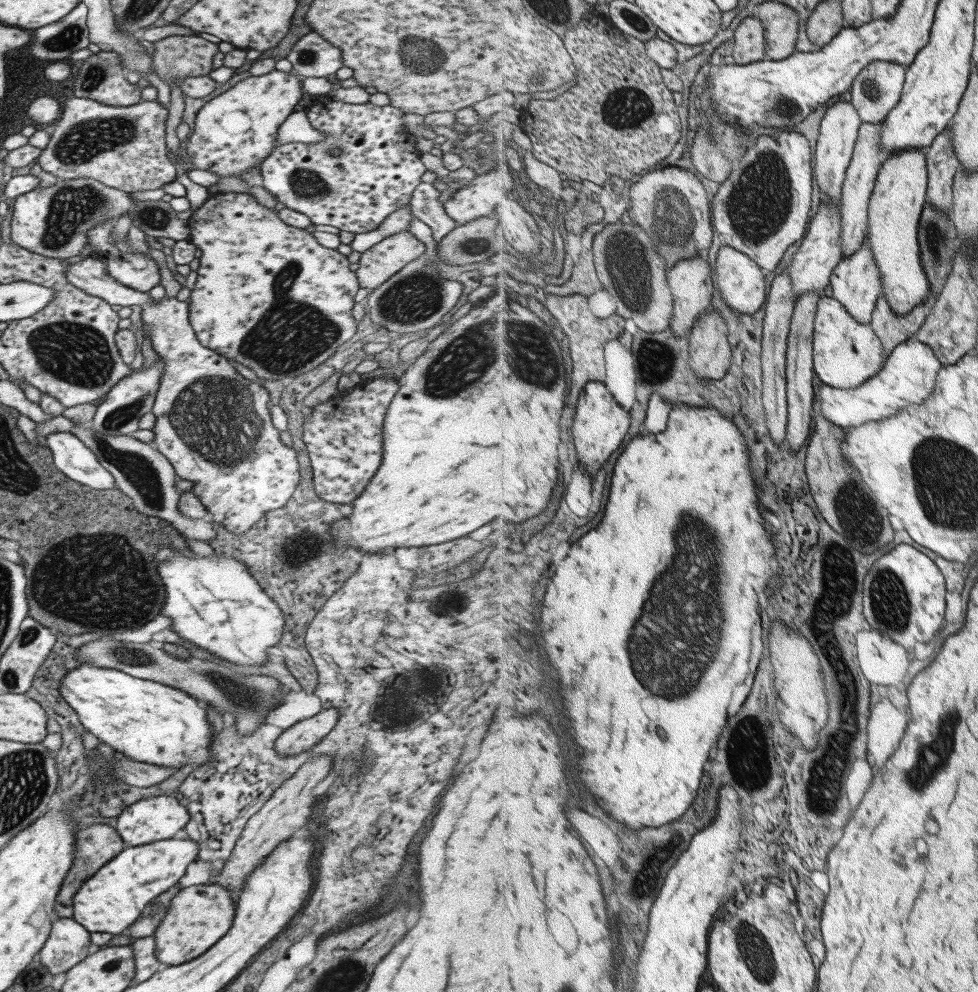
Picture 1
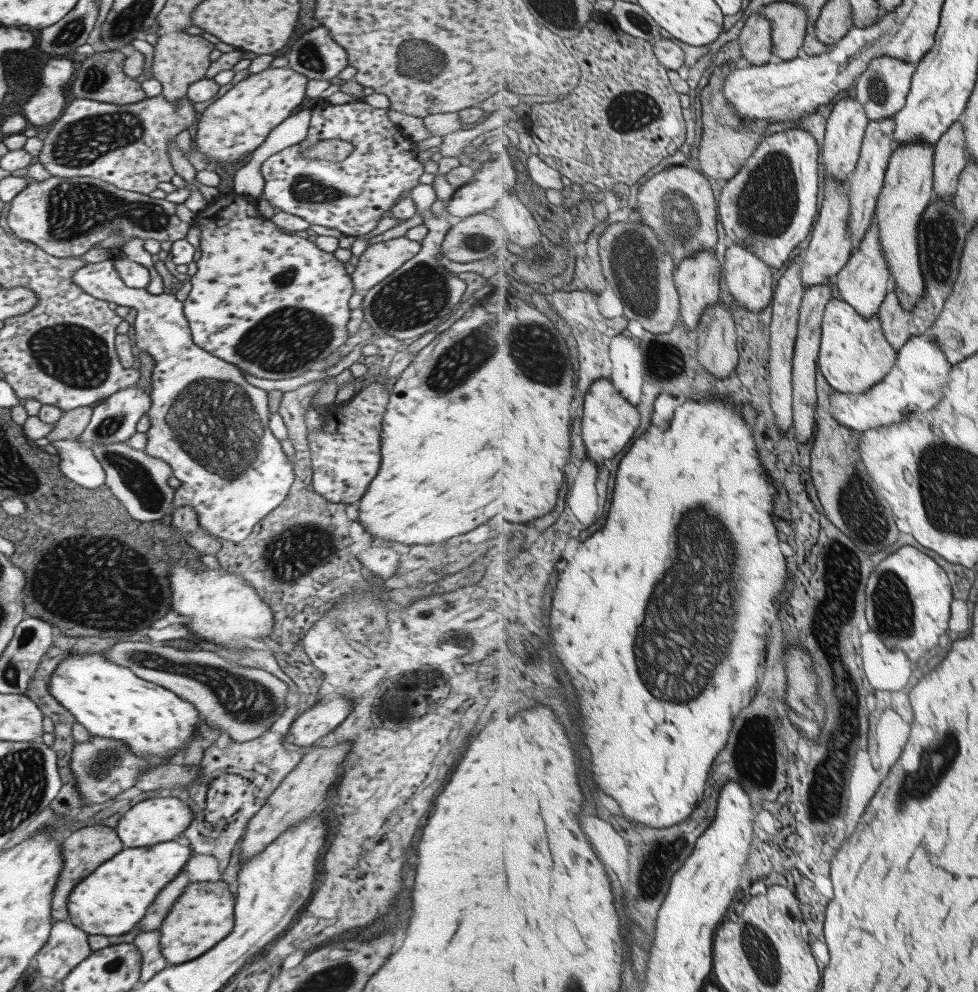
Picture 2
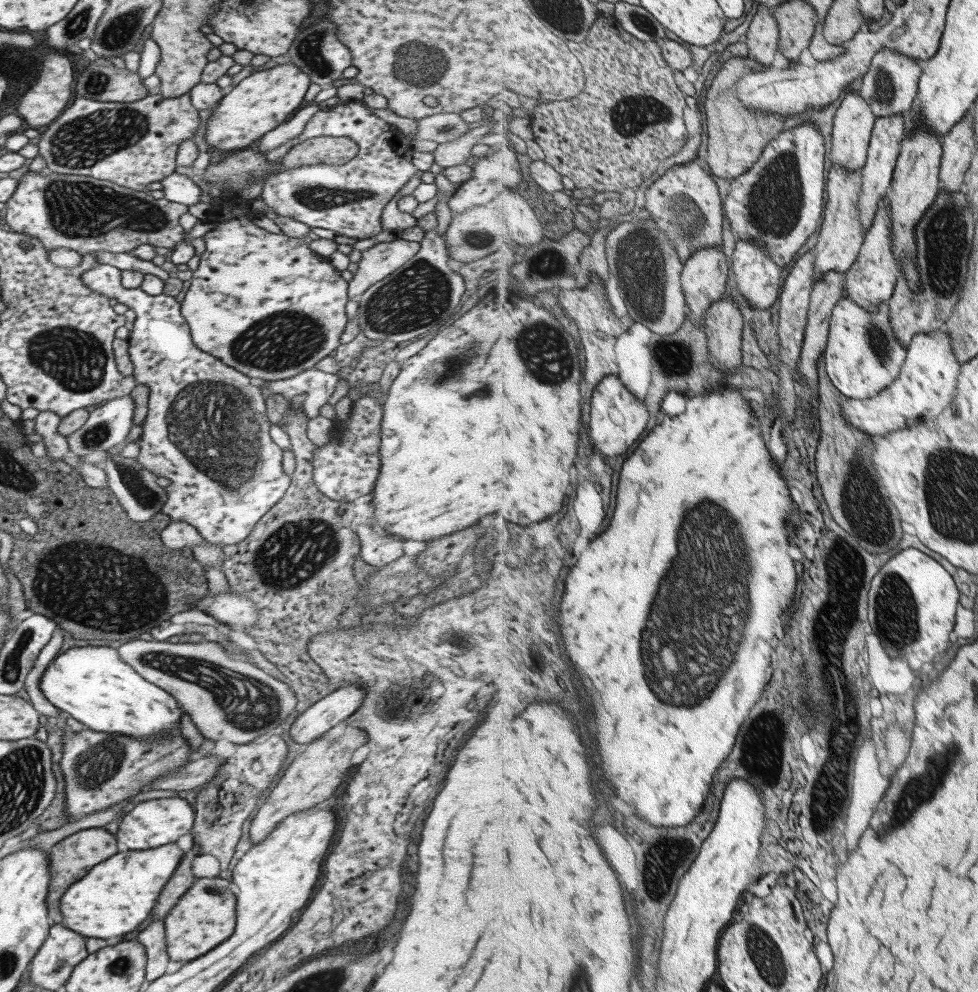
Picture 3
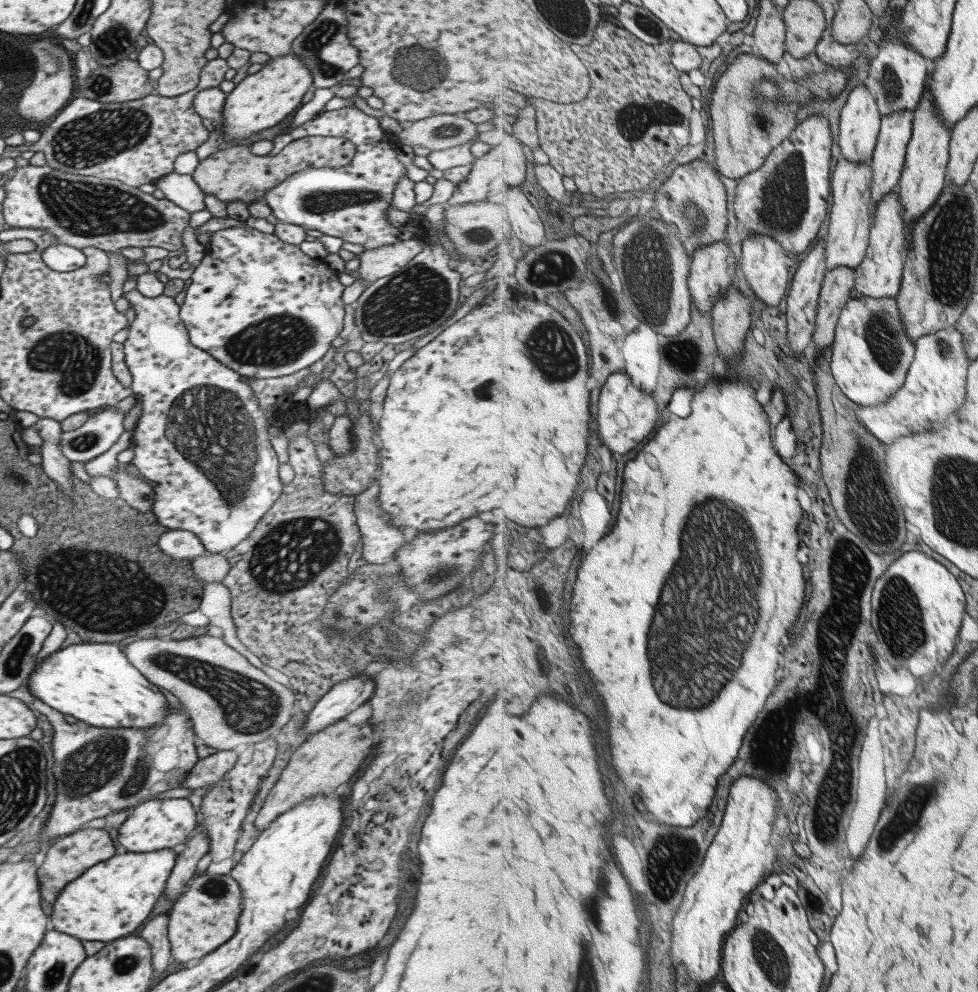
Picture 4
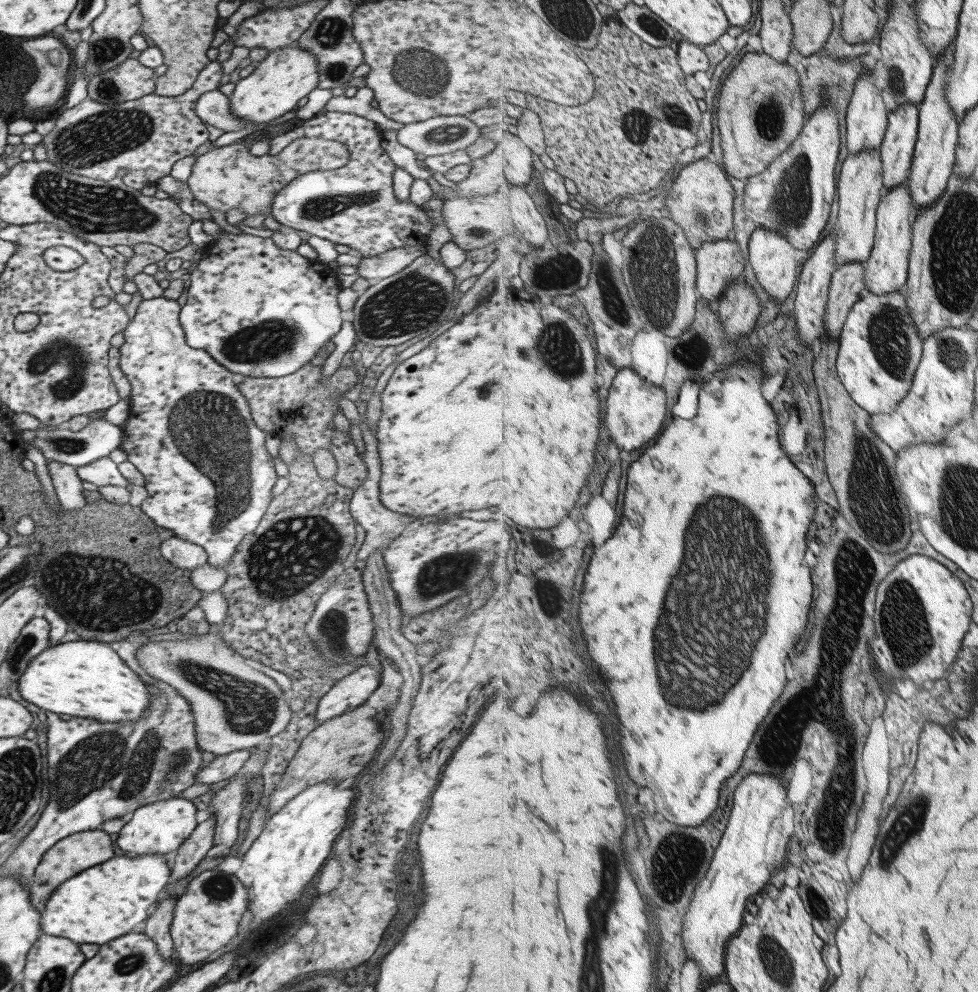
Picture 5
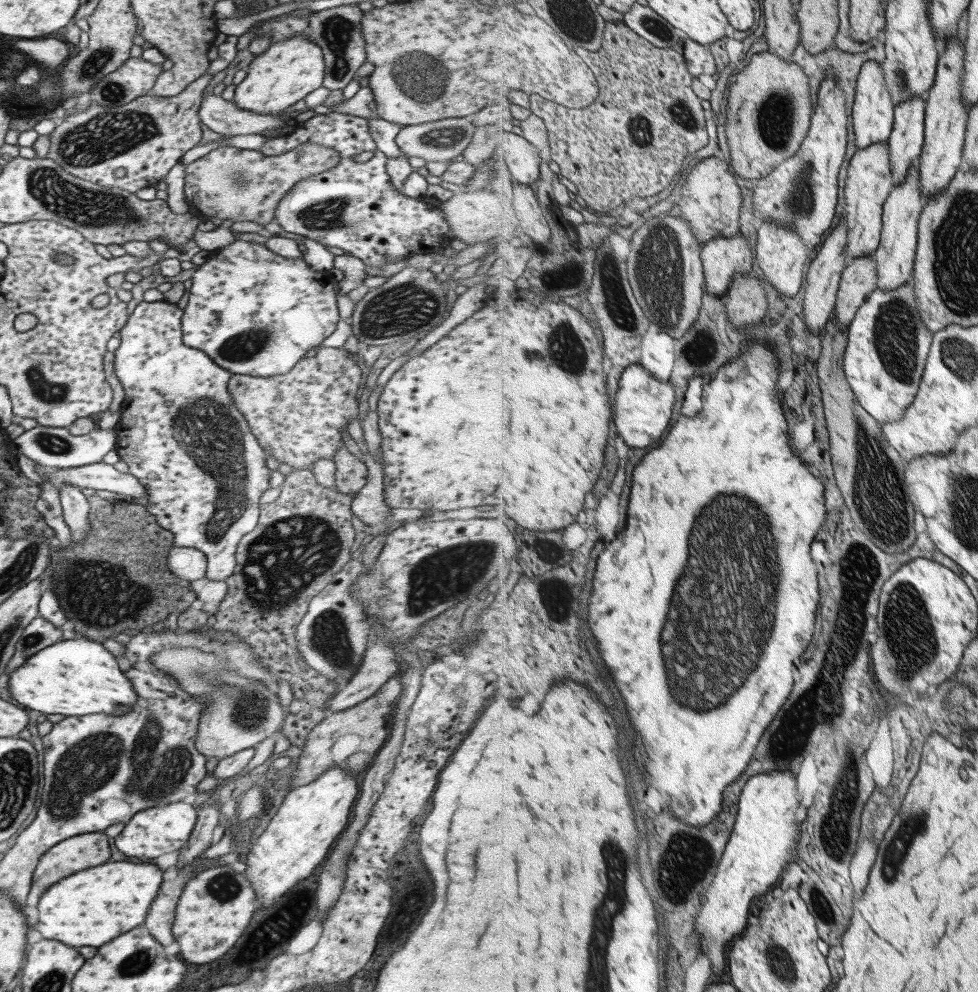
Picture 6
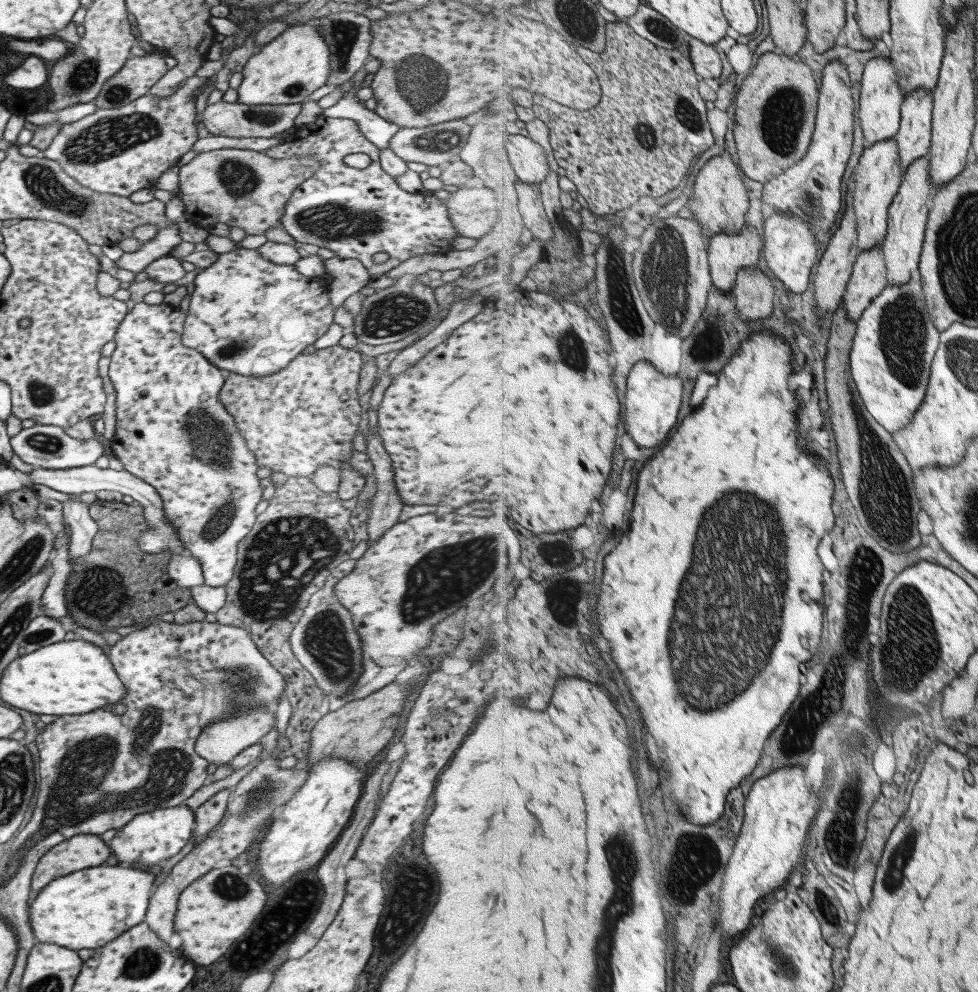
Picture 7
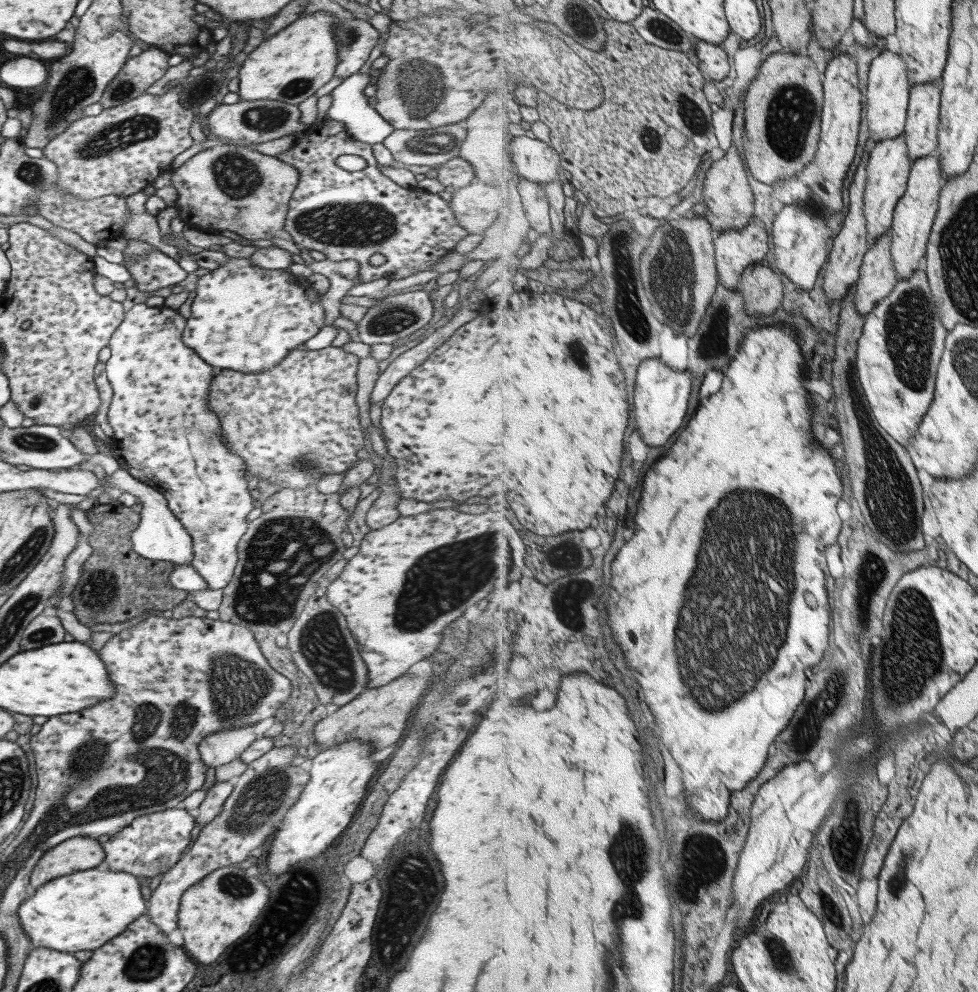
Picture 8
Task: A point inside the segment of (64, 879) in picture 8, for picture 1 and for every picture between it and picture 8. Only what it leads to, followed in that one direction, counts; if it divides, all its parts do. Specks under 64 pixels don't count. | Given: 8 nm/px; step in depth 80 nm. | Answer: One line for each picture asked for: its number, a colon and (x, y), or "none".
1: (112, 899)
2: (109, 902)
3: (114, 897)
4: (109, 900)
5: (101, 903)
6: (88, 908)
7: (87, 908)

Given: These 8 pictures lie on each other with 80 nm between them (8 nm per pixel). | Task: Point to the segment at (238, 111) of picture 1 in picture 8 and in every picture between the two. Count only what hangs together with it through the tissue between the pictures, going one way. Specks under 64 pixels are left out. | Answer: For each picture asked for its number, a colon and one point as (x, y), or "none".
2: (233, 126)
3: (258, 103)
4: (260, 100)
5: (273, 89)
6: (286, 71)
7: (287, 69)
8: (291, 65)

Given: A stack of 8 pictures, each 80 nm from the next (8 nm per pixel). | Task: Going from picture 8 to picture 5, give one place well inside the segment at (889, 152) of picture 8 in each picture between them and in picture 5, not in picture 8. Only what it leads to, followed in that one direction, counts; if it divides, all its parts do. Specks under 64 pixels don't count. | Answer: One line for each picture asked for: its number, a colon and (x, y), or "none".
5: (861, 188)
6: (869, 183)
7: (877, 178)

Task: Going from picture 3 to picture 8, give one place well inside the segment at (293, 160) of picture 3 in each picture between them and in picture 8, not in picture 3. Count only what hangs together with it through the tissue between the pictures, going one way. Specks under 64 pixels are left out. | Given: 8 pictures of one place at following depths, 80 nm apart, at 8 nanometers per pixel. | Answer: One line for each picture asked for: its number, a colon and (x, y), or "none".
4: (232, 175)
5: (226, 178)
6: (227, 183)
7: (239, 188)
8: (227, 187)

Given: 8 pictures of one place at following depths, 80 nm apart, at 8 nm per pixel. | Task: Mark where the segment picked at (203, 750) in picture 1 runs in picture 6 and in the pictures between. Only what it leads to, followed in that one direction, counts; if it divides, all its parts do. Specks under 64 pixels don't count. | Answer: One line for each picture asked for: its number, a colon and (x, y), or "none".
2: (109, 701)
3: (89, 683)
4: (94, 683)
5: (83, 679)
6: (72, 677)

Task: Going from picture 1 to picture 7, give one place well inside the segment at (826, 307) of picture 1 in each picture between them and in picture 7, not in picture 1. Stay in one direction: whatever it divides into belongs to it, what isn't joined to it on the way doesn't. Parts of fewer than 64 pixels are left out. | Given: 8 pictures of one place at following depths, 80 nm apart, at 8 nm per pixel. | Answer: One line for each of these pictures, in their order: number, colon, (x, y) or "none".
2: (855, 355)
3: (864, 356)
4: (873, 353)
5: (881, 349)
6: (889, 343)
7: (897, 340)

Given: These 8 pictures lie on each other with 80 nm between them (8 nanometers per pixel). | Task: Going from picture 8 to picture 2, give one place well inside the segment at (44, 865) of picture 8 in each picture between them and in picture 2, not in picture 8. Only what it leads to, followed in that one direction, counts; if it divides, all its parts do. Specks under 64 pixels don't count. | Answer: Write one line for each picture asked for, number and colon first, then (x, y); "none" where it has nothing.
2: (84, 849)
3: (68, 859)
4: (64, 860)
5: (70, 855)
6: (82, 851)
7: (82, 851)

